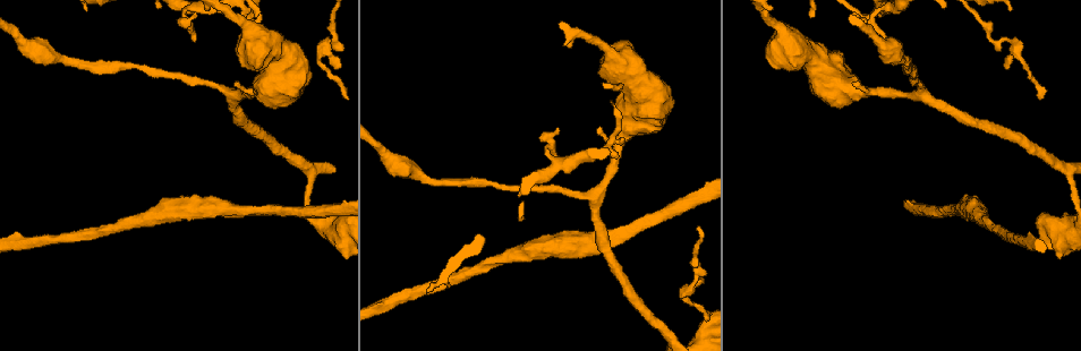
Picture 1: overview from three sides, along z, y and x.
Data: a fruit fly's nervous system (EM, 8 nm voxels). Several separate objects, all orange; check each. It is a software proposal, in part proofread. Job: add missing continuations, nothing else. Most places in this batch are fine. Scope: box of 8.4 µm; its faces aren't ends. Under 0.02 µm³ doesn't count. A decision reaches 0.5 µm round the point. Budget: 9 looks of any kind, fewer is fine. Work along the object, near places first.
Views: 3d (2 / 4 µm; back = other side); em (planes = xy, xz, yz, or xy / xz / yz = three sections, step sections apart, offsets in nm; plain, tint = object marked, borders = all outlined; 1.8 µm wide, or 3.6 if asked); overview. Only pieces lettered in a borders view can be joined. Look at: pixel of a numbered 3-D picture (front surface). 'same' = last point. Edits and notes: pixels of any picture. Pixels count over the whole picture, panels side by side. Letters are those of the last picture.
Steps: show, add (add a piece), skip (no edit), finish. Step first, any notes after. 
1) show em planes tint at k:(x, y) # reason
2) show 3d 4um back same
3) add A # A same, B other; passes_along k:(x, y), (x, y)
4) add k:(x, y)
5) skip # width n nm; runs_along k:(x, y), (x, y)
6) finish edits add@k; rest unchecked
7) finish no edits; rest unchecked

show 3d 4um at 1:(784, 29)

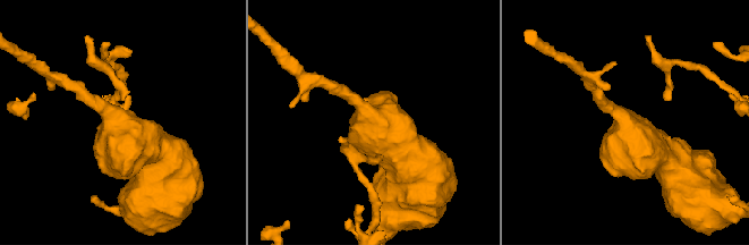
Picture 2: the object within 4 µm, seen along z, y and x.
show em 3.6um xz step 4 tint at 2:(626, 118)

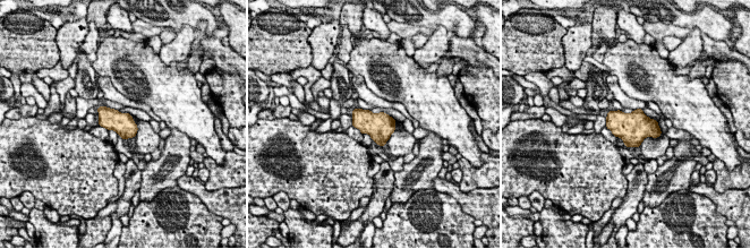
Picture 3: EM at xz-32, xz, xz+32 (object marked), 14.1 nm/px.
show em 3.6um planes borders same

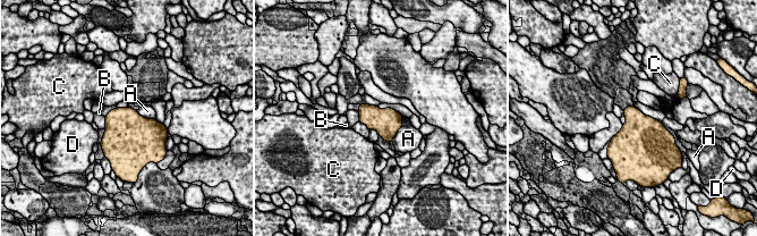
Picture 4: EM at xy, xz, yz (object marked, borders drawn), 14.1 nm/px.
skip # A other, B other, C other, D other; no lettered piece goes on from it

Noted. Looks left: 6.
show 3d 2um at 1:(881, 93) # thick turns thin

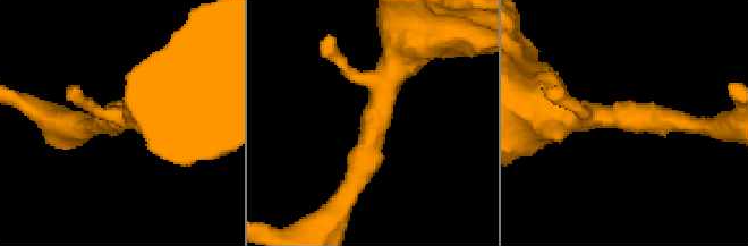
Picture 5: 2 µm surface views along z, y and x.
show em planes tint at 5:(626, 116)

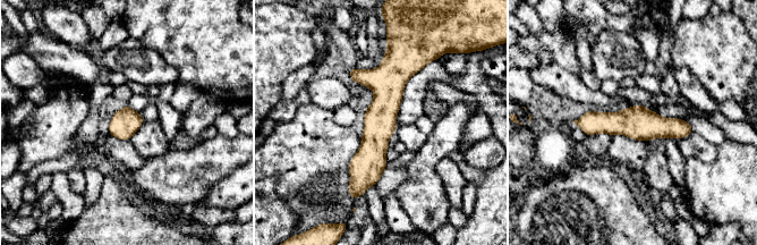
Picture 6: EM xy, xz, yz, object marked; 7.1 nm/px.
show em planes borders same # see the neighbours

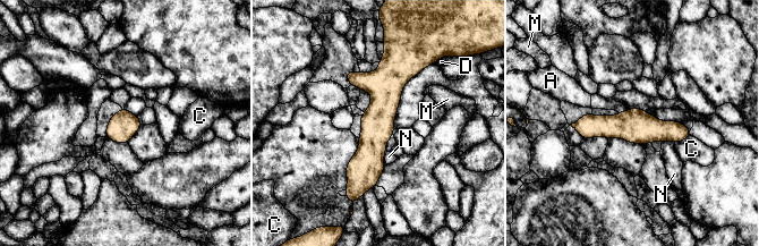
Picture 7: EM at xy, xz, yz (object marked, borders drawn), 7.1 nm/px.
skip # A other, C other, D other, M other, N other; no lettered piece goes on from it

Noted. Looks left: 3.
show 3d 2um at 1:(248, 17) # sharp bend

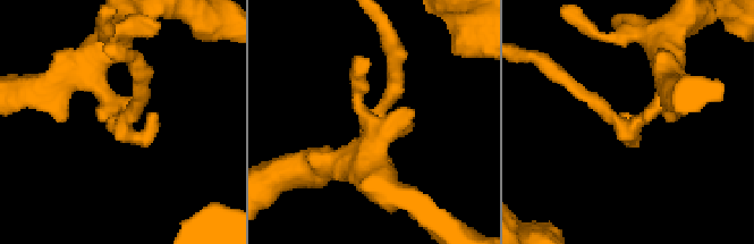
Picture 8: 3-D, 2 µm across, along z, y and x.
show em xy step 4 borders at 8:(124, 126) # shape alone is not enough

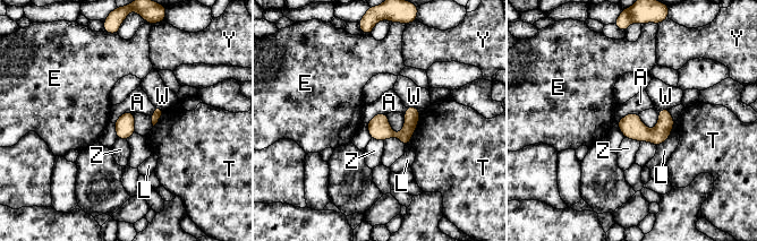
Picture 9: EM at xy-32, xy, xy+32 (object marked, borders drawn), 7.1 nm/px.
skip # width 140 nm; A other, E other, L other, T other, W other, Y other, Z other; none of them fits

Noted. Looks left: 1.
finish no edits; rest unchecked

